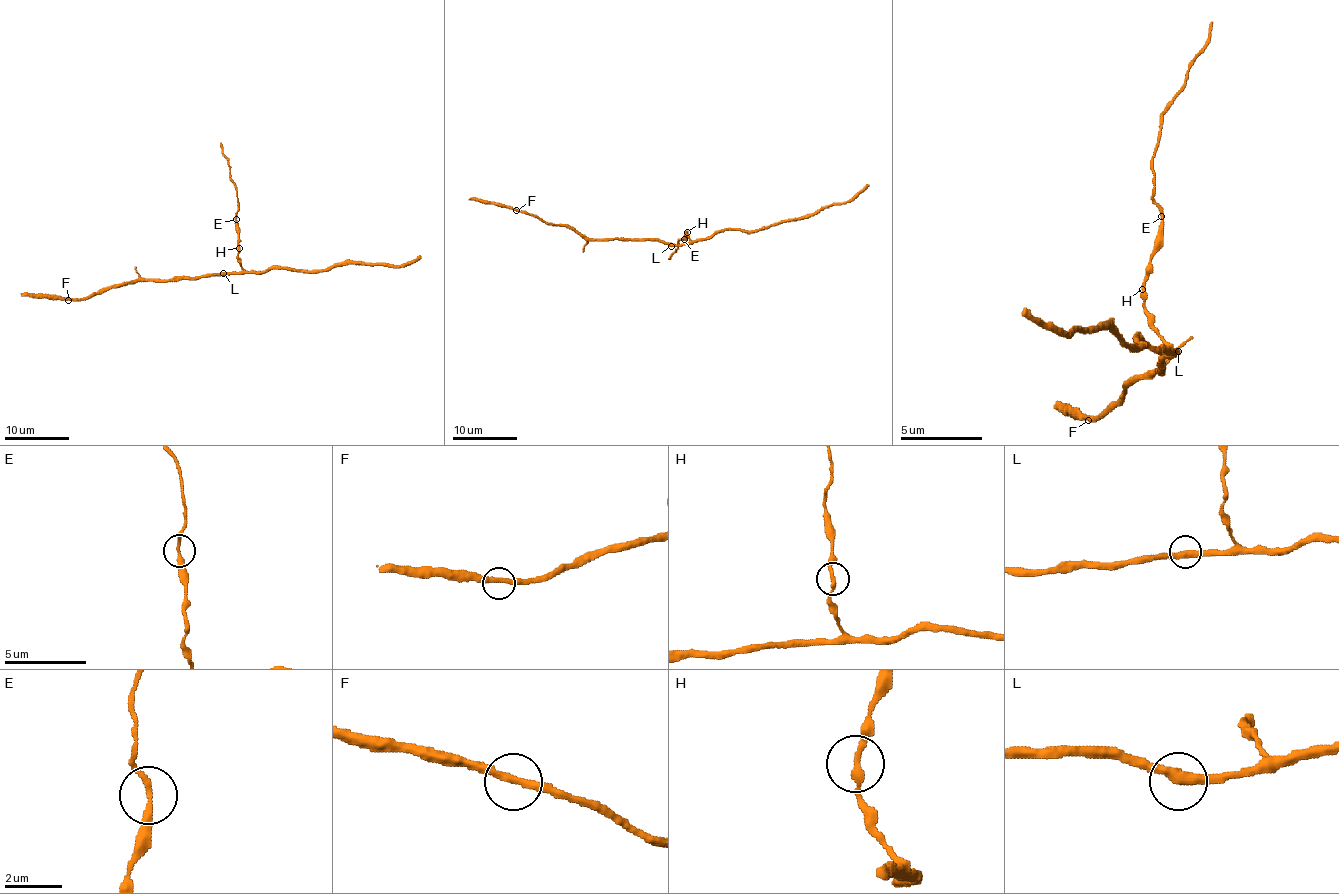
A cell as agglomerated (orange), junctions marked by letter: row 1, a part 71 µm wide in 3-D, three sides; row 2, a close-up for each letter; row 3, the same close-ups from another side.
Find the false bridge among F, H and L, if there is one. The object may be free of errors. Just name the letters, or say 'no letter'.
no letter

